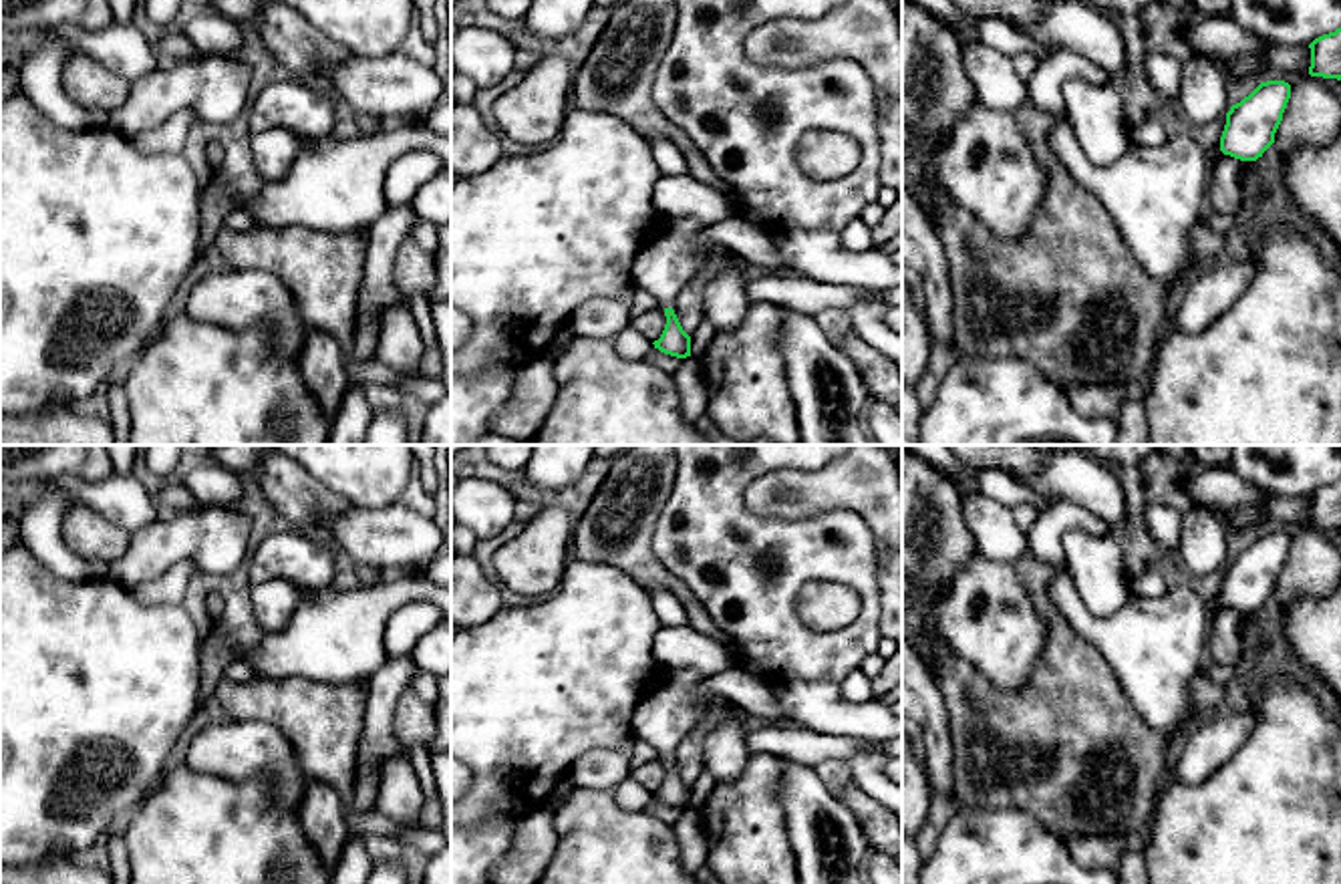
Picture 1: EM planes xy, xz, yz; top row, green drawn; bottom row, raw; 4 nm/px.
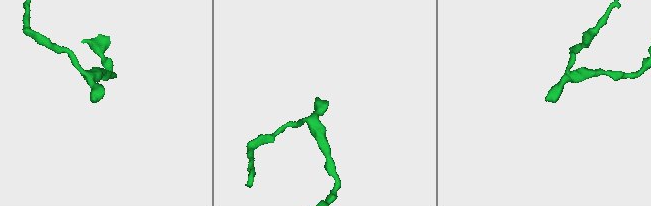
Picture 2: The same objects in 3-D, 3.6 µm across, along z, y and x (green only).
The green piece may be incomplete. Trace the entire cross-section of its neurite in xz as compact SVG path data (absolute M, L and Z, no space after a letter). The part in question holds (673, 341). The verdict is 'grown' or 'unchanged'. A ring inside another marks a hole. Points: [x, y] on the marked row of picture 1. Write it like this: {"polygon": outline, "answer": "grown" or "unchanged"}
{"polygon": "M656 213L630 270L632 284L650 292L666 316L654 348L677 358L691 356L691 336L673 310L677 294L707 266L745 264L727 246L703 242L707 228L695 217Z", "answer": "grown"}

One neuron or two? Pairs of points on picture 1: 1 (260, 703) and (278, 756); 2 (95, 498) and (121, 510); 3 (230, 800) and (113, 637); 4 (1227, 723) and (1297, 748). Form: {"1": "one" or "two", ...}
{"1": "two", "2": "one", "3": "two", "4": "two"}

